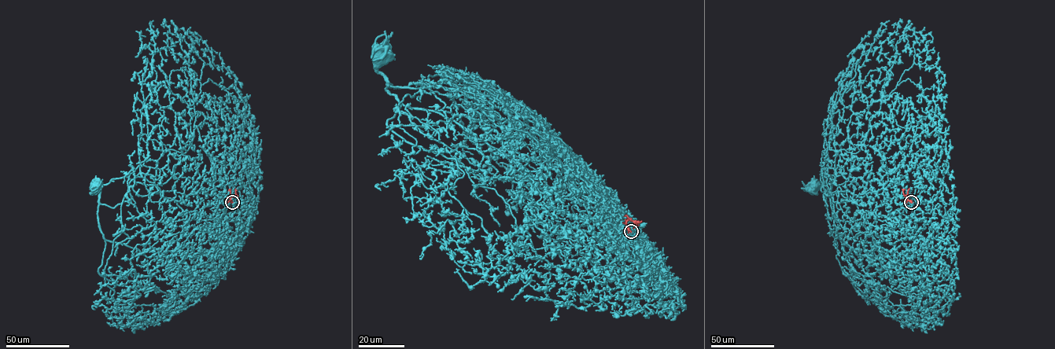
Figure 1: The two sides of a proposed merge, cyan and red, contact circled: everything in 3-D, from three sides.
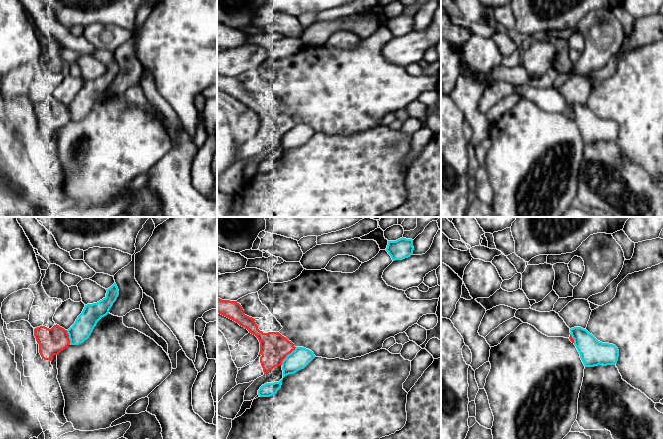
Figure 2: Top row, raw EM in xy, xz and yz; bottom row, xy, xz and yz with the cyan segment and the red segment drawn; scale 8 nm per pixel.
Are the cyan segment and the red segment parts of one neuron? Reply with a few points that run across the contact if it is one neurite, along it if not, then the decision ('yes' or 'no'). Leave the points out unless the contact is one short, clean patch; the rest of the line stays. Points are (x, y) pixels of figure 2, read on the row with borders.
no

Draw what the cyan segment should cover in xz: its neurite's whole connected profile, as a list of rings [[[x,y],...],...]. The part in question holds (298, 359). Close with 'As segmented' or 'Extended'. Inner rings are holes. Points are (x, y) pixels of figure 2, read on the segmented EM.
[[[296,347],[282,361],[283,378],[304,369],[315,357],[311,350],[304,347]]]. As segmented

